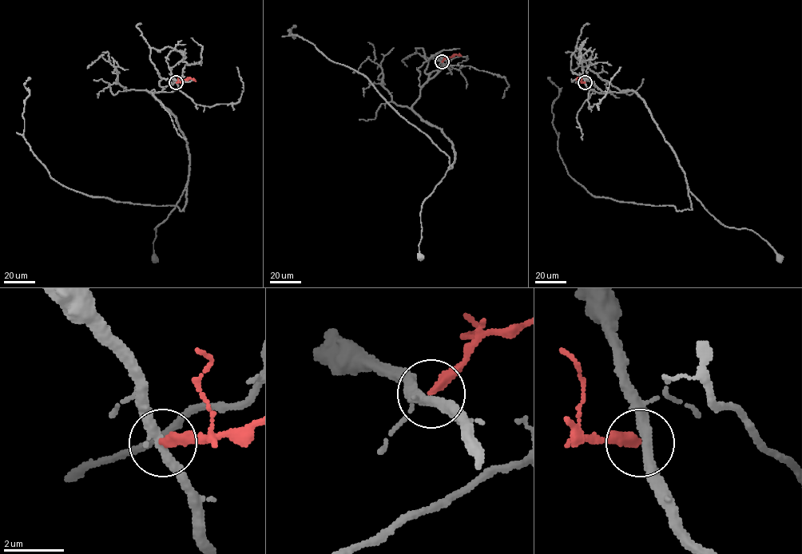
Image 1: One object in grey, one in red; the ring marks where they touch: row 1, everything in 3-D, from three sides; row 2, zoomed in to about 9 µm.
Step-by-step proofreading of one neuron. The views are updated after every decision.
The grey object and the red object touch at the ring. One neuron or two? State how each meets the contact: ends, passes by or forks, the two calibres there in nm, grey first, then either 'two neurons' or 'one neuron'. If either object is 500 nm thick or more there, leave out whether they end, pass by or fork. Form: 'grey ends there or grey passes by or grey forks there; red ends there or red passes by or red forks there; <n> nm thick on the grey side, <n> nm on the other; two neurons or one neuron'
grey passes by; red ends there; 320 nm thick on the grey side, 320 nm on the other; two neurons

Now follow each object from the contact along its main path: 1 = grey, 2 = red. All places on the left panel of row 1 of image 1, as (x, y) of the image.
1: (176, 82), (178, 89), (171, 92), (146, 90), (176, 118), (189, 154), (179, 200), (154, 228), (155, 258)
2: (176, 82), (194, 79)

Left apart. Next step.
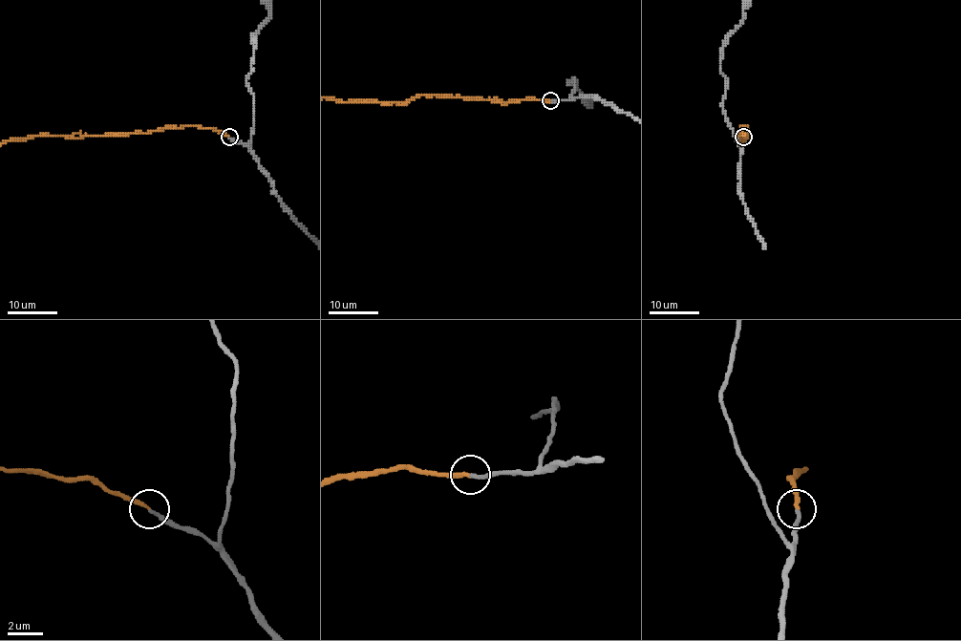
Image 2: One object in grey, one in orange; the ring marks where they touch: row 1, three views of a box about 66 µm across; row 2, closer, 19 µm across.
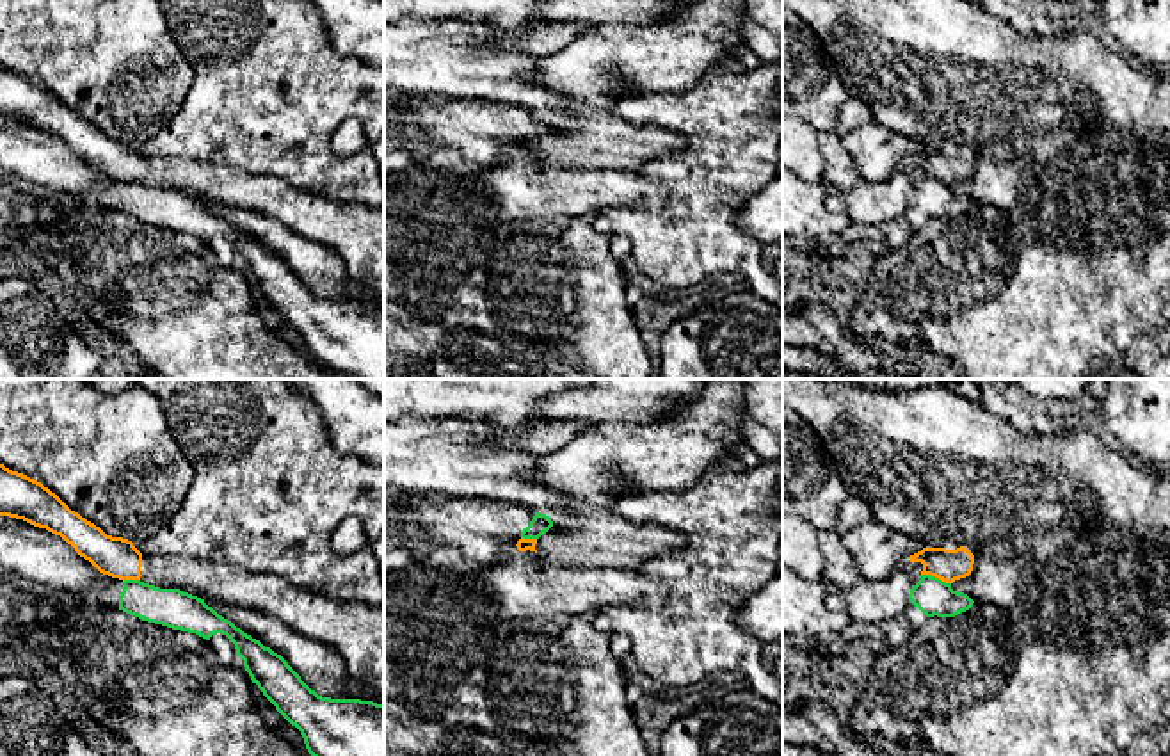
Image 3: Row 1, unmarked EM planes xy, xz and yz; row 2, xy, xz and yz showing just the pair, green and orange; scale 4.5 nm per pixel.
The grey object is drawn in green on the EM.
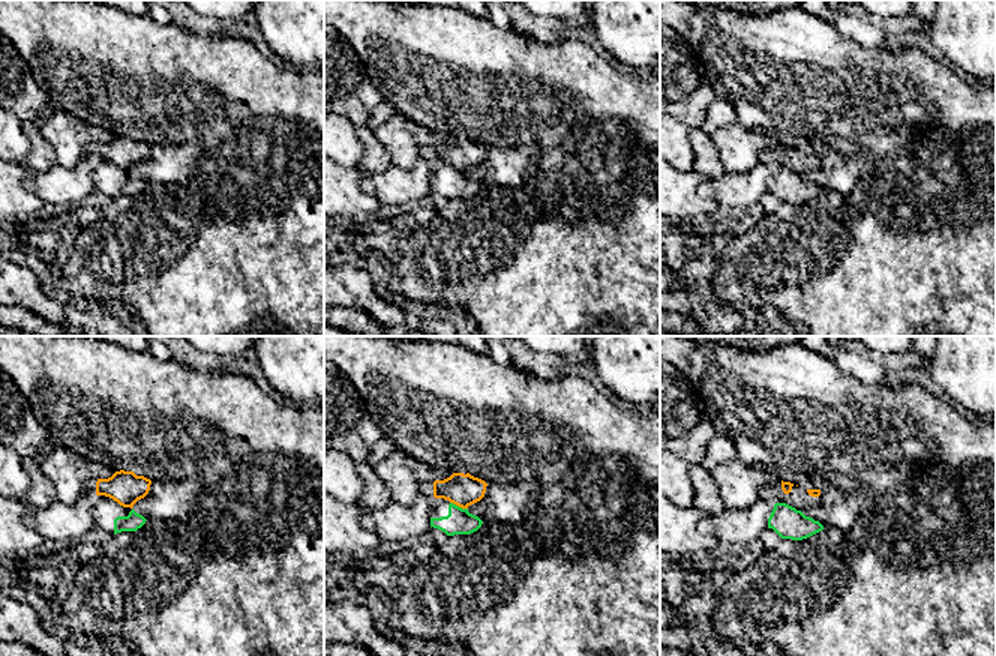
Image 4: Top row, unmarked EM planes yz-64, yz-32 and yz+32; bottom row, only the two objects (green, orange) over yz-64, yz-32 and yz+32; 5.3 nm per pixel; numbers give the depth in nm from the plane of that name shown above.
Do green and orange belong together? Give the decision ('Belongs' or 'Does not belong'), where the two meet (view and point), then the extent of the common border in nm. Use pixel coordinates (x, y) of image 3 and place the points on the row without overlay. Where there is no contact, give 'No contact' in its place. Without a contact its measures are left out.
Does not belong. Touches green at yz (934, 178). Shared border 140 nm

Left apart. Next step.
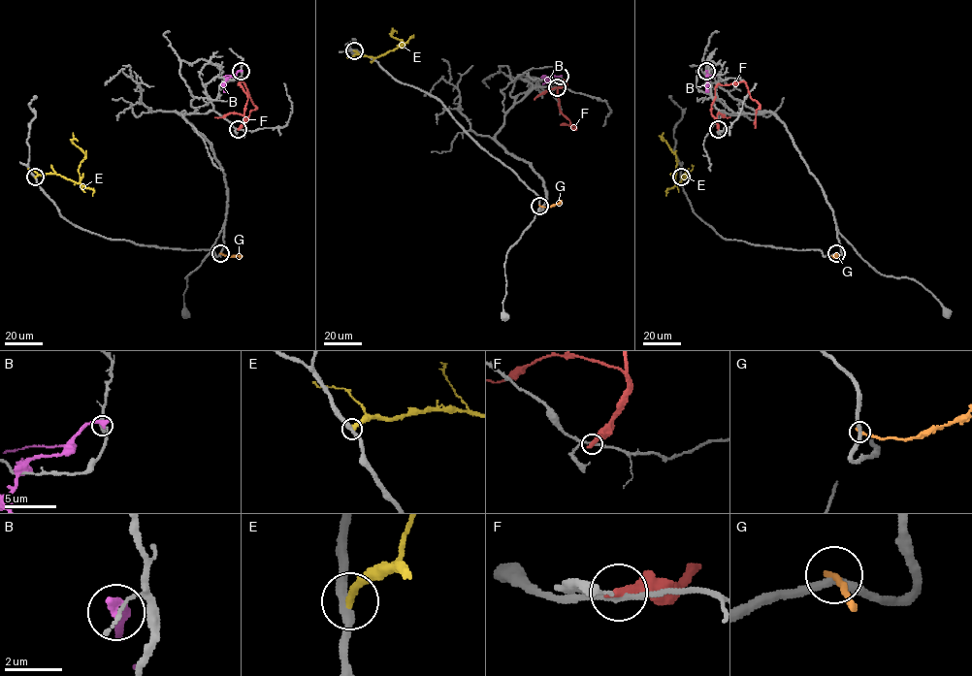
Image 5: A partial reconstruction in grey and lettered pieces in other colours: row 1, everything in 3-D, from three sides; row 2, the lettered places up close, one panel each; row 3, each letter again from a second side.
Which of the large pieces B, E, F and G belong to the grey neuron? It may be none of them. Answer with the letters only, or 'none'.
none

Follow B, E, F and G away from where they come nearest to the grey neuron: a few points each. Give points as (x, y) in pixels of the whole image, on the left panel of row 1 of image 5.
B: (241, 71), (227, 78), (224, 91)
E: (35, 177), (58, 175), (80, 183), (79, 166), (85, 155), (72, 141), (73, 133)
F: (239, 129), (244, 118), (248, 98), (238, 84), (242, 81), (257, 109), (251, 111), (241, 127)
G: (221, 253), (242, 256)

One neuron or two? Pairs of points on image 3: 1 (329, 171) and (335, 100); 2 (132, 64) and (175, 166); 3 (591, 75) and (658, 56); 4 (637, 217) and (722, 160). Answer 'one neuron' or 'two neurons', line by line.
1: one neuron
2: two neurons
3: one neuron
4: one neuron

